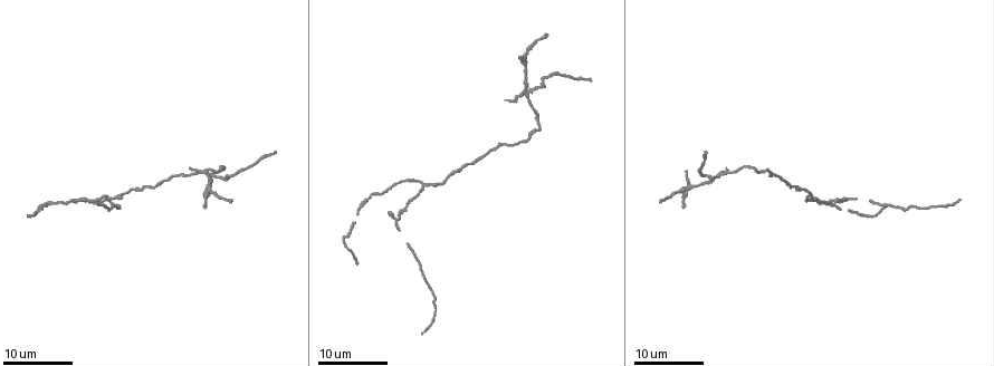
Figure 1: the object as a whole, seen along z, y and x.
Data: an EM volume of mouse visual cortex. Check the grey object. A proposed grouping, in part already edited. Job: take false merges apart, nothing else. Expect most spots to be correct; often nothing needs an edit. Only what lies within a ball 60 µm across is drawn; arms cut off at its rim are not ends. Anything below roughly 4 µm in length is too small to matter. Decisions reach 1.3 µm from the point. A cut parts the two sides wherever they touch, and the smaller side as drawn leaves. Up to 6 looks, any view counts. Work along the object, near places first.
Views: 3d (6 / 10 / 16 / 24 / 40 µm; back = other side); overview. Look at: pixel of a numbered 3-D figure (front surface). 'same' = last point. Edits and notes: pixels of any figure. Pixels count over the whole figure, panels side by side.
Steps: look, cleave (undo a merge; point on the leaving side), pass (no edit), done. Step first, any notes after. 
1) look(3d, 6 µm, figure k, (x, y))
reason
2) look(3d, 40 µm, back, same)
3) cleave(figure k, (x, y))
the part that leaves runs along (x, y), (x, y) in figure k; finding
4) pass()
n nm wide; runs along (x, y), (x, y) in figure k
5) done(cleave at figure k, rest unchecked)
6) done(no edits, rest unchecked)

look(3d, 24 µm, figure 1, (527, 92))
four or more arms meet

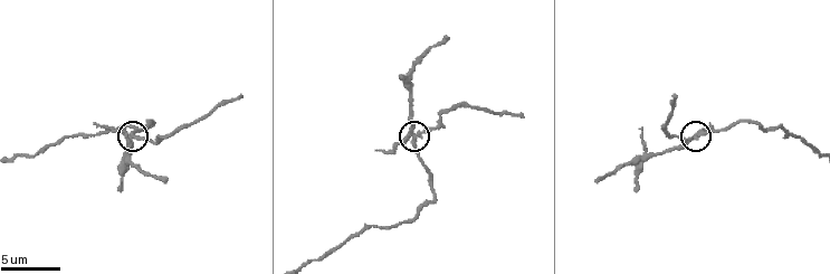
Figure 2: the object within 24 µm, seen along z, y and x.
look(3d, 6 µm, figure 2, (416, 134))

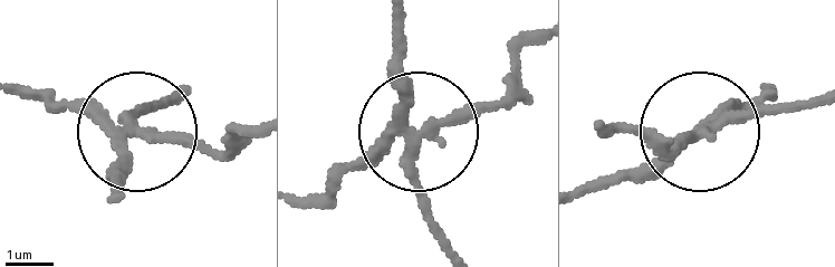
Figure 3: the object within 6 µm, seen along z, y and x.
cleave(figure 3, (113, 170))
the part that leaves runs along (409, 121), (396, 17) in figure 3; two cells meet here

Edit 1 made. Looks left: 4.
look(overview)

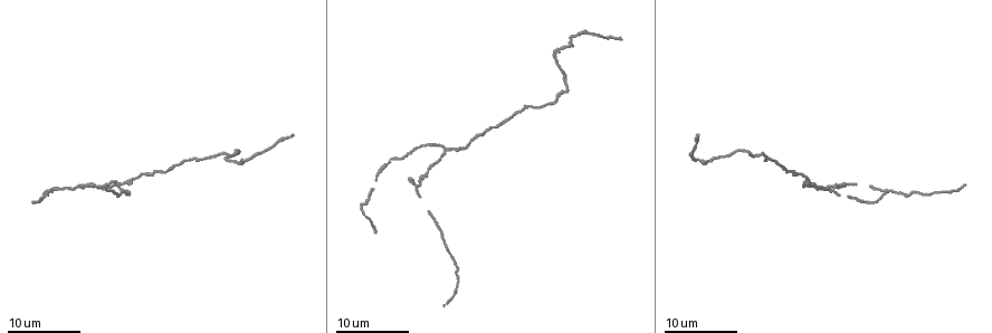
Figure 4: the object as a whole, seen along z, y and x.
look(3d, 24 µm, figure 4, (550, 104))
thick turns thin

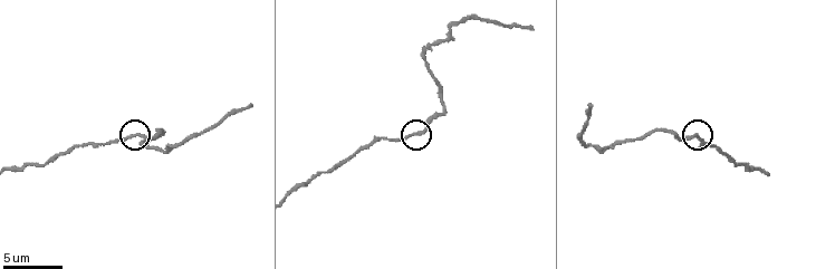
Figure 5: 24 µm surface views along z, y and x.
look(3d, 6 µm, figure 5, (696, 136))
zoom in

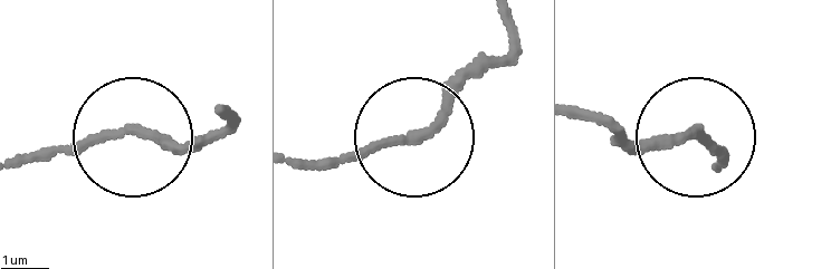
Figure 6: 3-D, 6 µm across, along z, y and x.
pass()
190 nm wide; continuous, no second cell

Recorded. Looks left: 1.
done(cleave at figure 3, rest unchecked)

